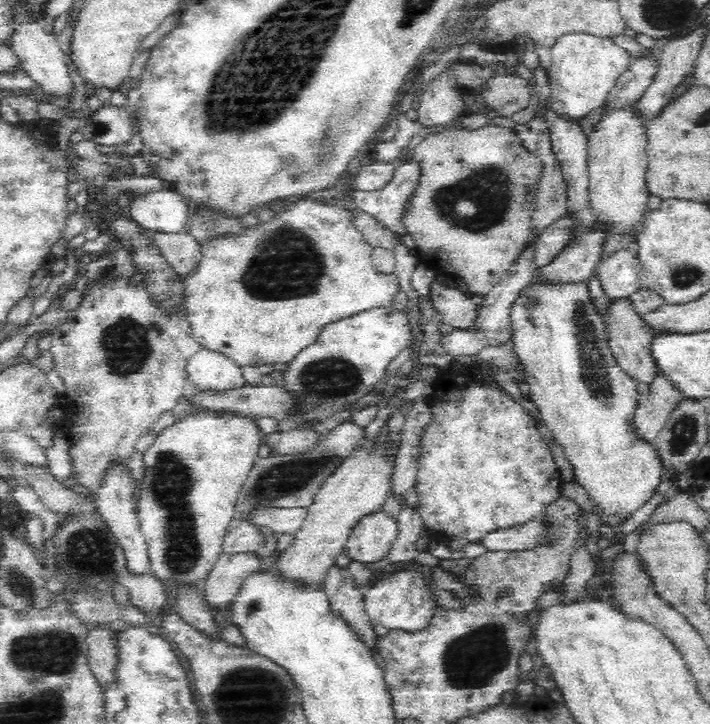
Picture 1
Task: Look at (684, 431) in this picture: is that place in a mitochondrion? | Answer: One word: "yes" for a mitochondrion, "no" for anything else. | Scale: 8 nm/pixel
yes

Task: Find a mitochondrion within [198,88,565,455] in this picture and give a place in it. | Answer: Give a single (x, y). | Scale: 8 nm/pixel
(283, 242)

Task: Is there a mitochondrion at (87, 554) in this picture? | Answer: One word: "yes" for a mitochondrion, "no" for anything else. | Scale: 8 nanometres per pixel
yes

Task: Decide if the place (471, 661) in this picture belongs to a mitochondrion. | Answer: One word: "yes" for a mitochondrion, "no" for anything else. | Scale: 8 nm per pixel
yes

